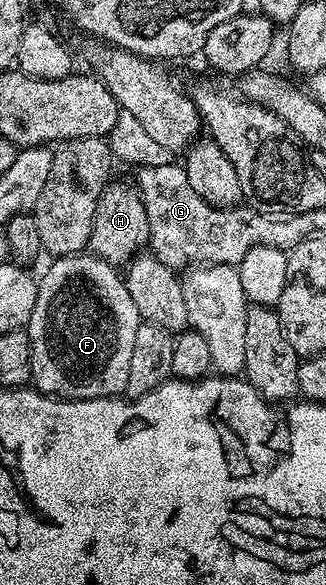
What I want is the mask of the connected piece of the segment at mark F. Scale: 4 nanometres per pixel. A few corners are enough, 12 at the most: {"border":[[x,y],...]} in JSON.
{"border":[[94,254],[50,262],[25,329],[61,400],[126,393],[141,323]]}

